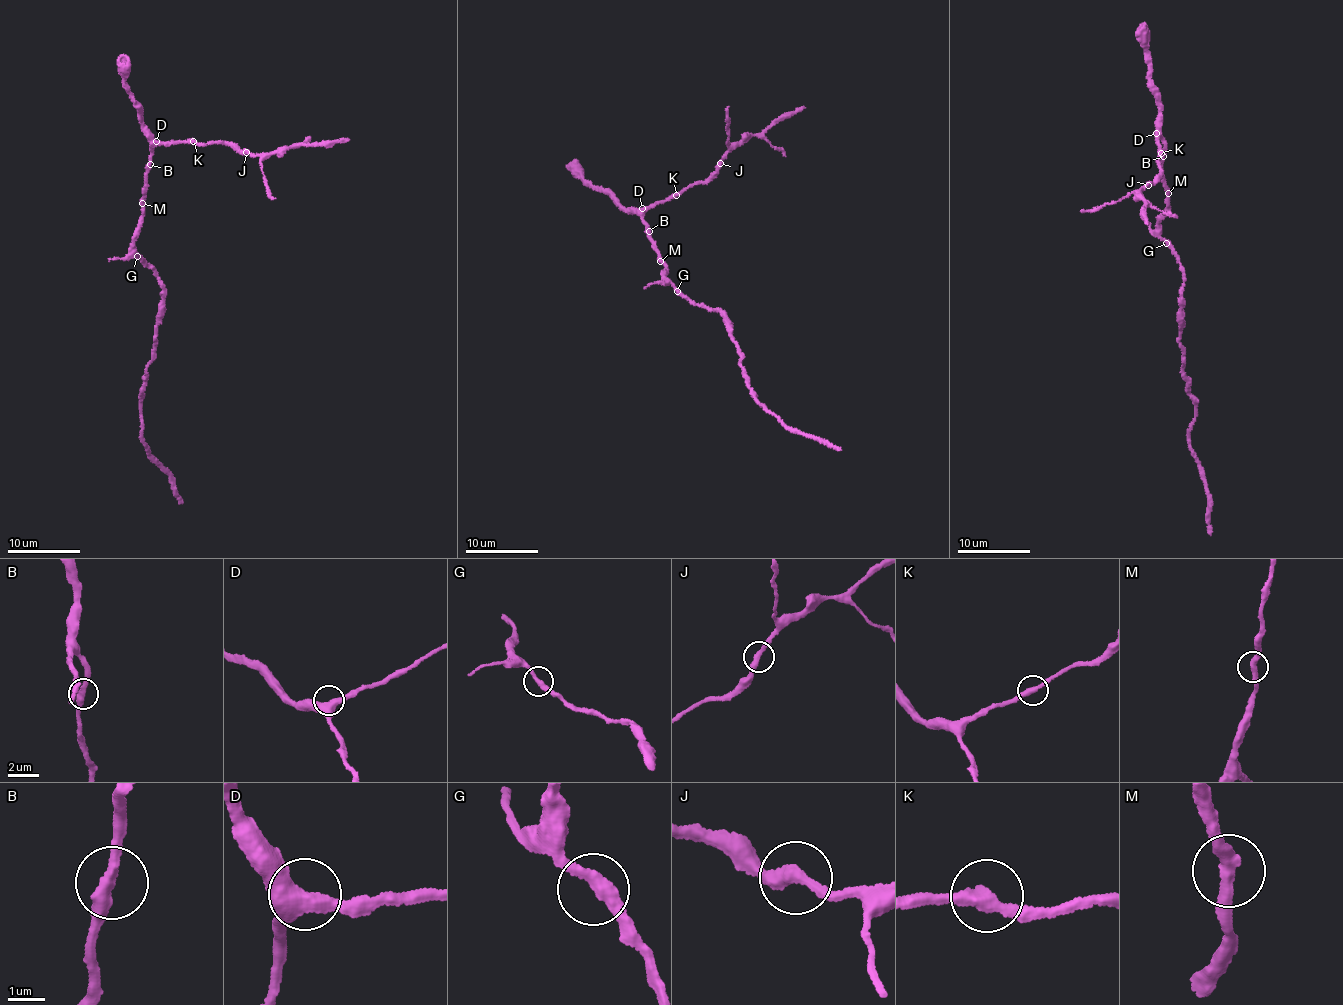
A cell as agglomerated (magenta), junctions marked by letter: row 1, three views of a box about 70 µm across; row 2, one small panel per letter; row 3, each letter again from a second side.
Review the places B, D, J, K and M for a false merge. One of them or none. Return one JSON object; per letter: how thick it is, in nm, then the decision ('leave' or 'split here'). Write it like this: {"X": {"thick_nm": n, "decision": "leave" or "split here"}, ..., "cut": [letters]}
{"B": {"thick_nm": 340, "decision": "leave"}, "D": {"thick_nm": 440, "decision": "leave"}, "J": {"thick_nm": 360, "decision": "leave"}, "K": {"thick_nm": 340, "decision": "leave"}, "M": {"thick_nm": 360, "decision": "leave"}, "cut": []}

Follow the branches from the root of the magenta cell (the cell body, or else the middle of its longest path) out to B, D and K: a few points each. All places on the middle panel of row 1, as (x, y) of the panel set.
B: (676, 288), (661, 273), (666, 267), (647, 234), (649, 231)
D: (676, 288), (661, 273), (666, 267), (646, 232), (642, 208)
K: (676, 288), (661, 273), (666, 267), (646, 232), (647, 226), (642, 218), (648, 209), (676, 195)

